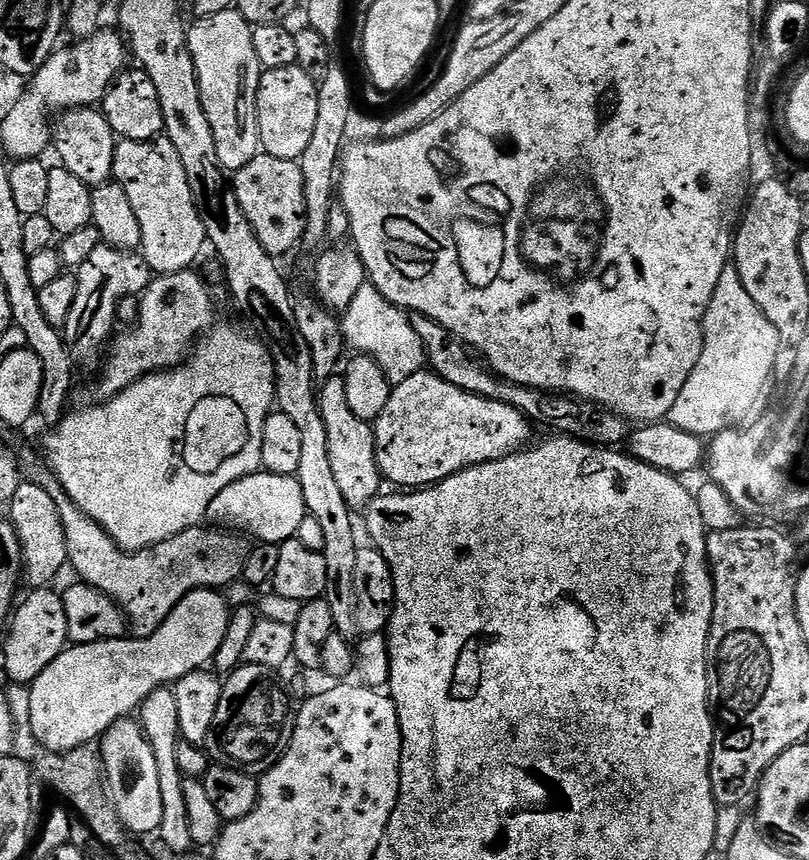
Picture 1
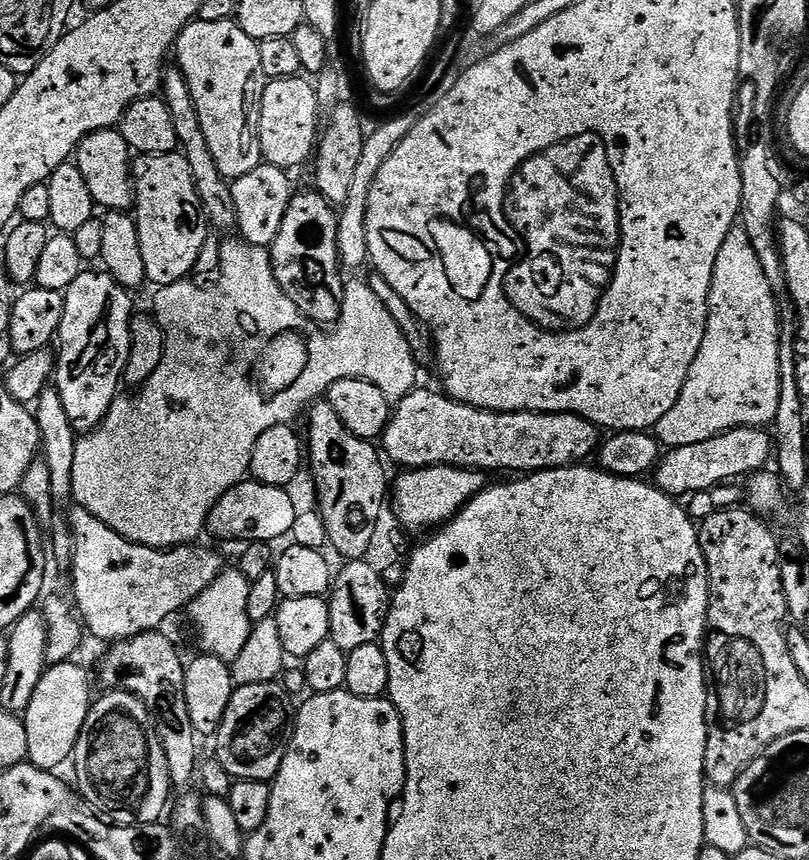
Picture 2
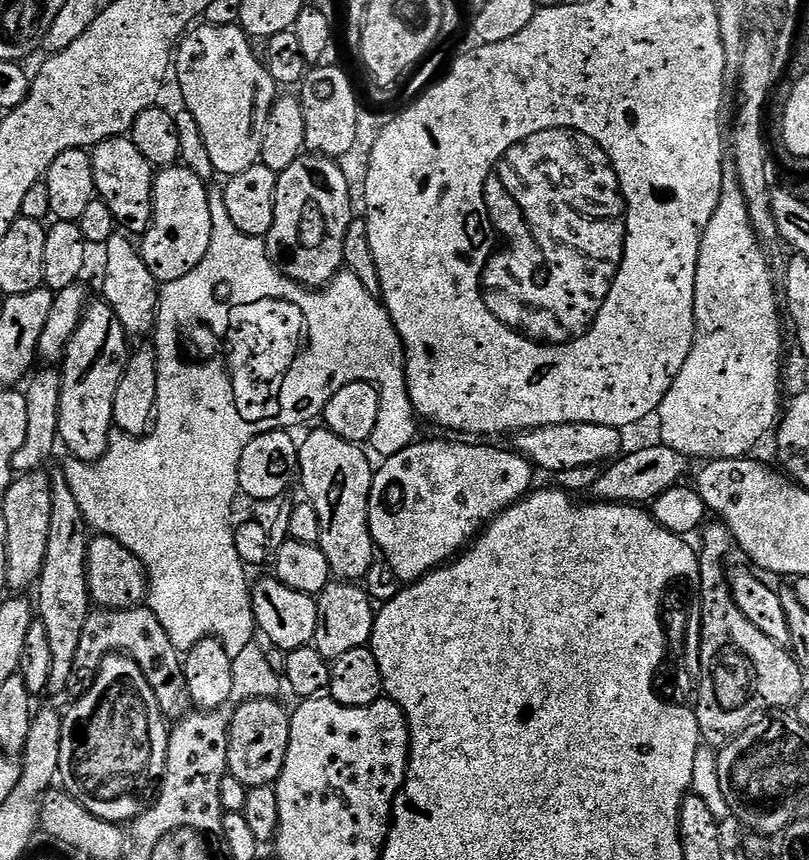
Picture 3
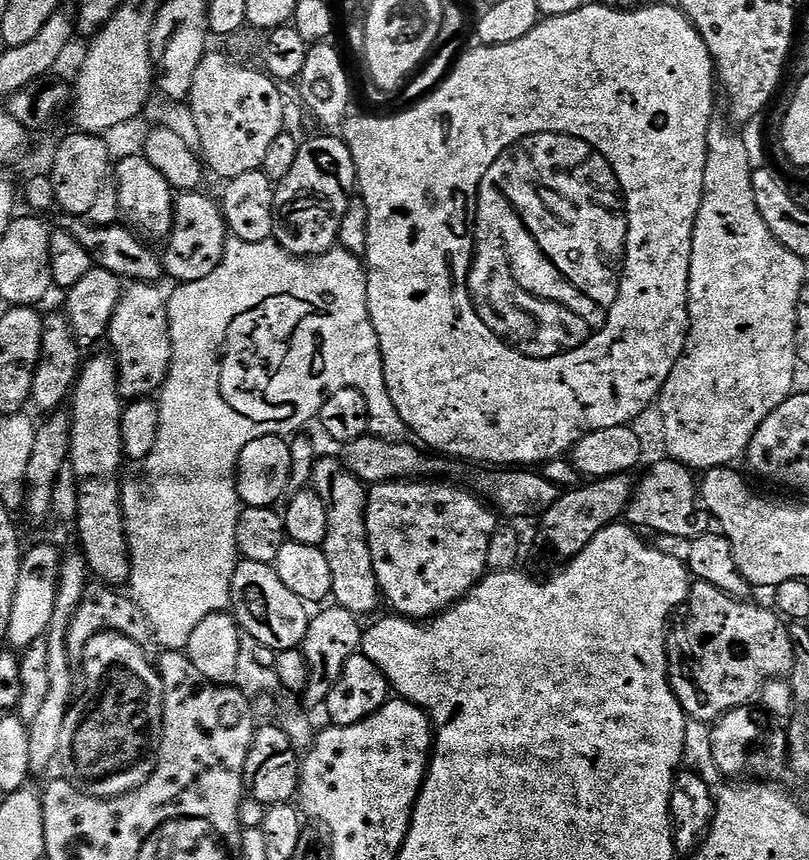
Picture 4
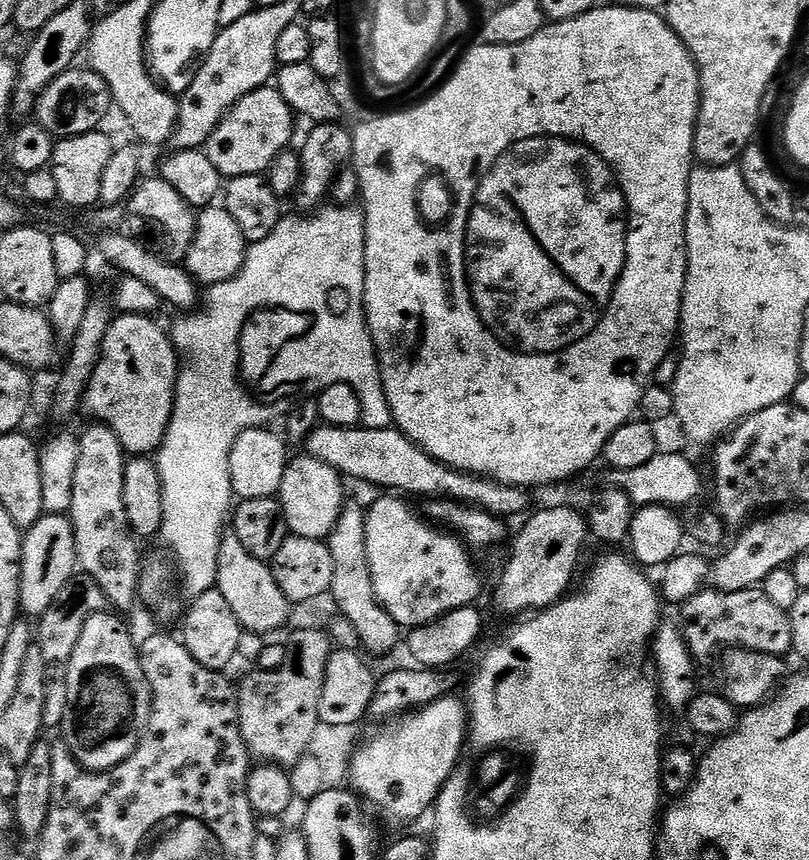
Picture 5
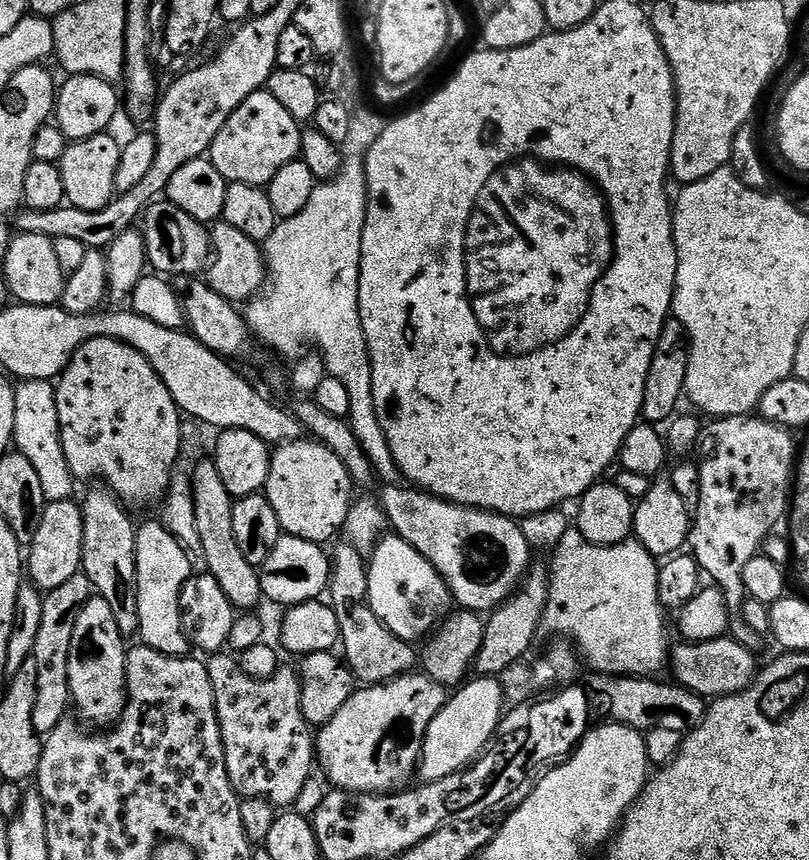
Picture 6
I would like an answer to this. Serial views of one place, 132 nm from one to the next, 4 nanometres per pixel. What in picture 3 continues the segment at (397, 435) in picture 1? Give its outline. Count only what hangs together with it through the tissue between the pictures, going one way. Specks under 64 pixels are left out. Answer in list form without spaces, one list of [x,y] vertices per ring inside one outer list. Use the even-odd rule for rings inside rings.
[[[559,424],[545,428],[531,428],[515,437],[515,451],[525,457],[542,473],[555,474],[574,470],[574,466],[601,466],[617,459],[623,453],[622,434],[619,428],[597,424]]]

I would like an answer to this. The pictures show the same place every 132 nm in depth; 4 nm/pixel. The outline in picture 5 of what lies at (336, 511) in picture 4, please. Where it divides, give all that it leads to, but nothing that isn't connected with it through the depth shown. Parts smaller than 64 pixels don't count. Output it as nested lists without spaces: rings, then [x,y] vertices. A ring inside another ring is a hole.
[[[349,503],[340,512],[338,522],[326,541],[330,550],[330,558],[334,558],[334,578],[330,589],[330,597],[336,603],[341,617],[354,626],[360,639],[360,648],[369,648],[376,656],[384,656],[392,652],[402,640],[400,625],[386,614],[384,607],[374,594],[374,582],[370,574],[370,562],[366,554],[366,526],[364,525],[365,509]],[[401,635],[401,636],[400,636]]]

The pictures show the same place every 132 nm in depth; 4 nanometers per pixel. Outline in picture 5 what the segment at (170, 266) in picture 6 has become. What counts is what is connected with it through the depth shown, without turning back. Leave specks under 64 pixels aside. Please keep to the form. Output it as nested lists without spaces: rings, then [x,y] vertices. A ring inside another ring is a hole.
[[[159,178],[141,179],[126,201],[126,228],[132,239],[167,264],[183,265],[188,257],[196,233],[196,217],[197,213],[185,202],[182,194],[178,194],[170,182]]]

